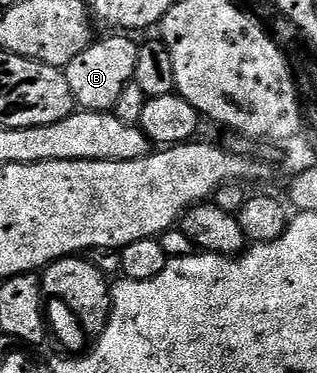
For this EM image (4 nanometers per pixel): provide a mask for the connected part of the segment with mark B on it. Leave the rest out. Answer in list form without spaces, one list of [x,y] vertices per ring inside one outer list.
[[[106,34],[103,38],[95,39],[64,69],[68,78],[68,90],[72,90],[74,103],[79,109],[88,112],[108,112],[113,110],[120,94],[124,94],[124,86],[132,83],[136,70],[136,58],[139,45],[133,44],[131,37],[126,34]]]

